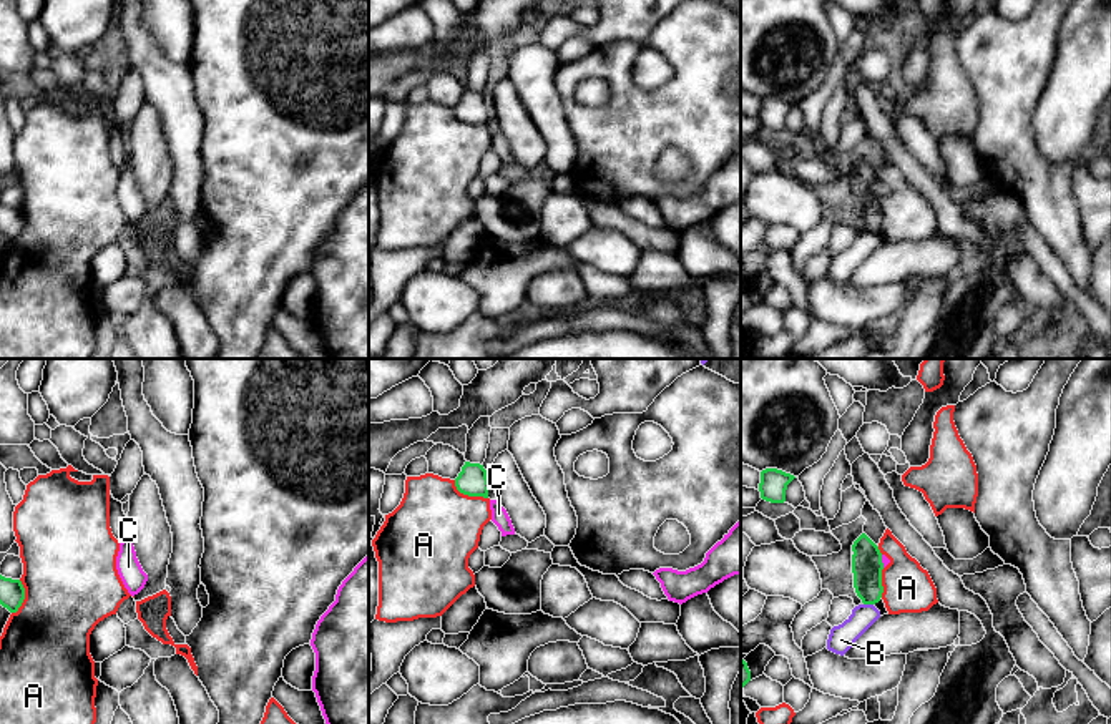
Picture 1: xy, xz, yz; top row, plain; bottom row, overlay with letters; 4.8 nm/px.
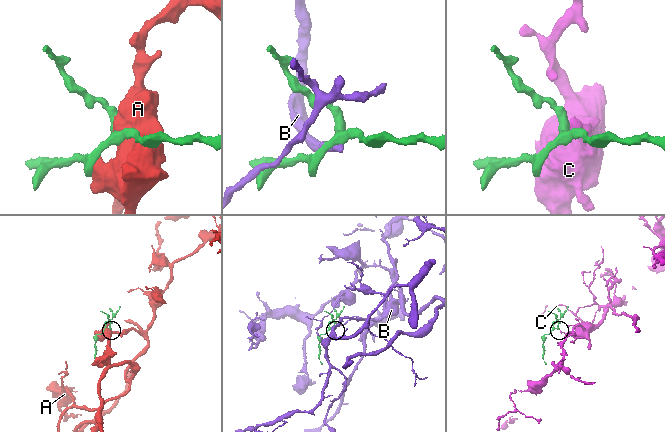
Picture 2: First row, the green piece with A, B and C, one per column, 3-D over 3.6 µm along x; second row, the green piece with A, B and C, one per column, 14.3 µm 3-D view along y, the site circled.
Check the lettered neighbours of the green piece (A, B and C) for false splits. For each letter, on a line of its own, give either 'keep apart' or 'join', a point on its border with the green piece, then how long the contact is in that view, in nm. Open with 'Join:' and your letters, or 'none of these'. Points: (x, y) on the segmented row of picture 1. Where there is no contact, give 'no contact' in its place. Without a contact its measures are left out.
Join: C
A: keep apart; contact xz (469, 495); length 190 nm
B: keep apart; contact yz (869, 603); length 50 nm
C: join; contact yz (880, 562); length 70 nm

